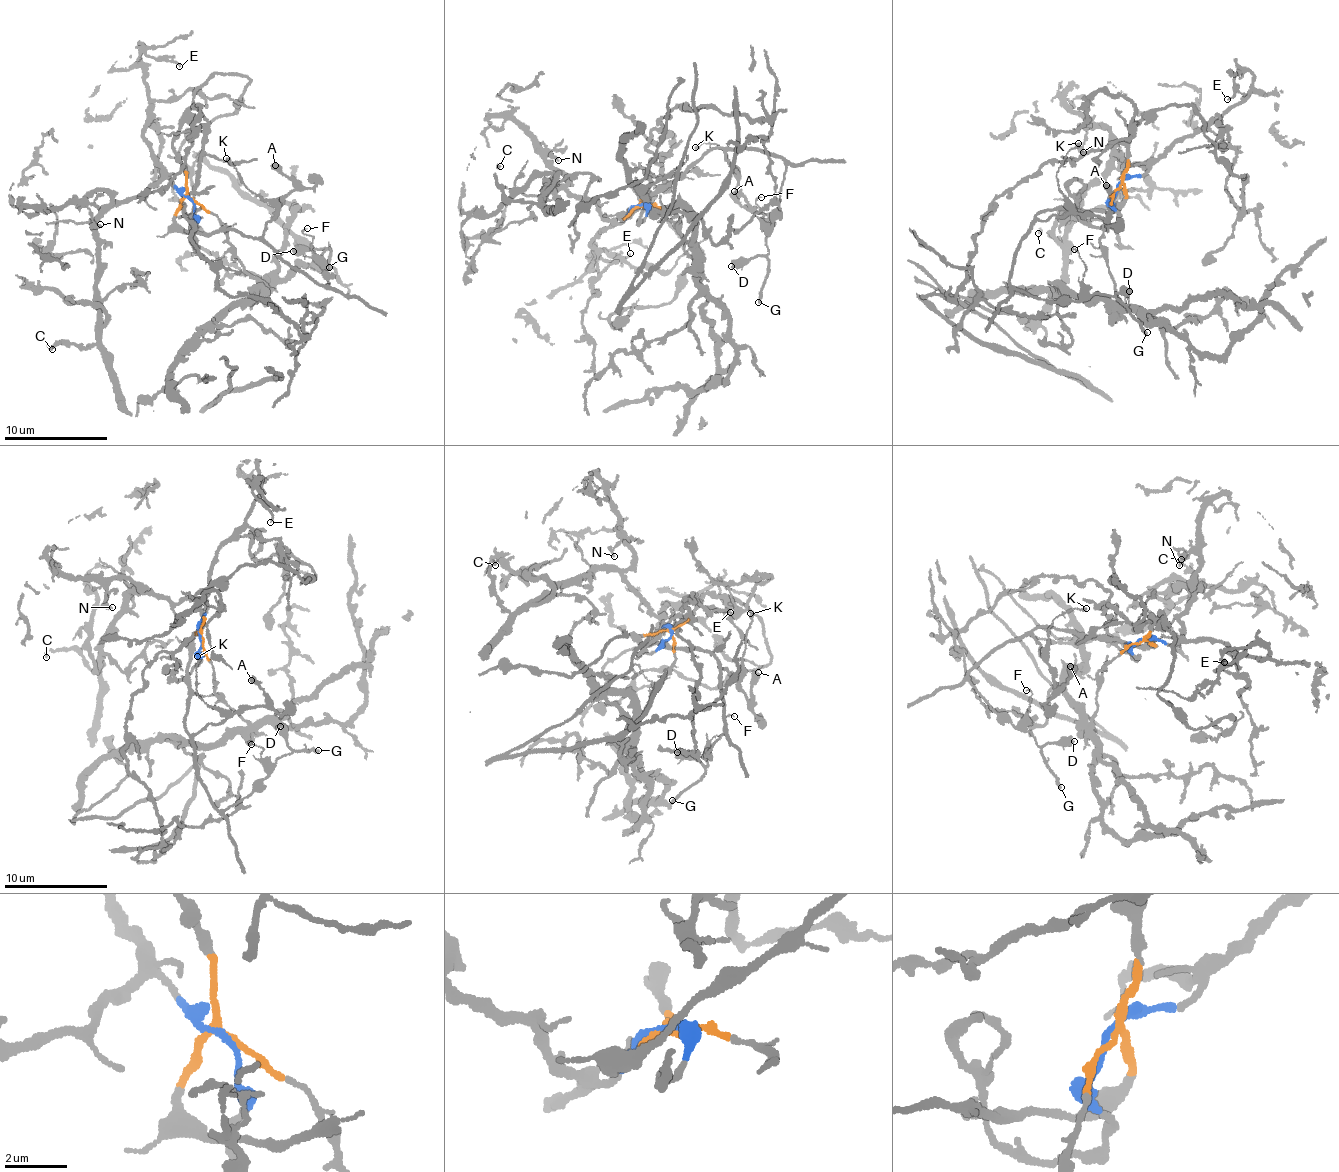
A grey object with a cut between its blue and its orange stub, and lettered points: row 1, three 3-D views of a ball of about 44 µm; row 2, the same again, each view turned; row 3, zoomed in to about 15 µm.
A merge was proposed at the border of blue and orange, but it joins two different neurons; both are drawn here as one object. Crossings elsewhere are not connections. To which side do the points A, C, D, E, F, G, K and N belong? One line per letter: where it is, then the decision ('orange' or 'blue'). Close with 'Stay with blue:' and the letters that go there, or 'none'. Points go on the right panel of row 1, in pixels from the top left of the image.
A: (1106, 185) | orange
C: (1038, 233) | blue
D: (1129, 291) | orange
E: (1227, 99) | blue
F: (1074, 249) | orange
G: (1147, 332) | orange
K: (1078, 143) | orange
N: (1083, 152) | blue
Stay with blue: C, E, N

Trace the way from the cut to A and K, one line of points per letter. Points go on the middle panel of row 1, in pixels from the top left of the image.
A: (641, 208), (633, 210), (720, 148), (738, 176), (738, 194), (749, 206), (738, 204), (735, 190)
K: (641, 208), (622, 219), (712, 149), (723, 150), (736, 172), (713, 142), (695, 148)

